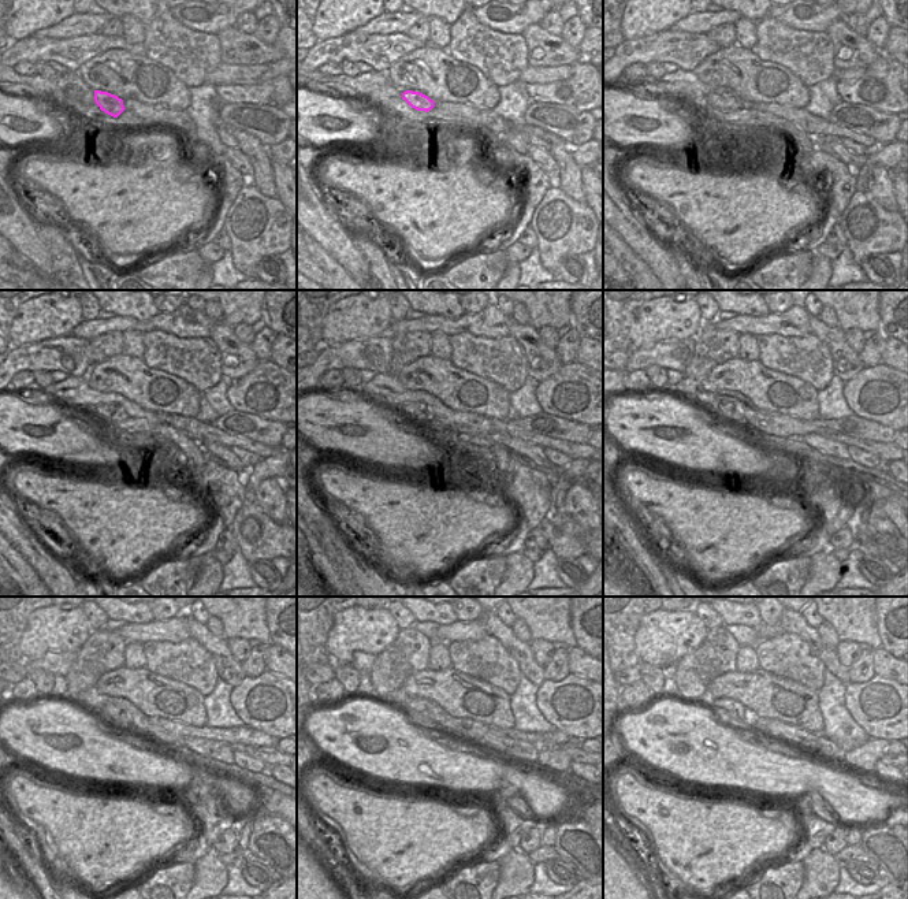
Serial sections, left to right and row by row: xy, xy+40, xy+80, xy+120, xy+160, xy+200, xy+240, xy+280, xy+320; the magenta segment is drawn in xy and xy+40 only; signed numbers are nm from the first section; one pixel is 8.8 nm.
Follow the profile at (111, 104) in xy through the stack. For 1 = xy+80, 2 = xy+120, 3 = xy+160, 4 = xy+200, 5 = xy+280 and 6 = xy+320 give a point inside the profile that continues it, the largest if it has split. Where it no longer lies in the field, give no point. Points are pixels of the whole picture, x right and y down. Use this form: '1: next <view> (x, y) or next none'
1: next xy+80 (728, 103)
2: next xy+120 (110, 413)
3: next xy+160 (419, 412)
4: next xy+200 (728, 411)
5: next xy+280 (420, 708)
6: next xy+320 (728, 706)

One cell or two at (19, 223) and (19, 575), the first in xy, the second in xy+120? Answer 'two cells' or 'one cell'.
two cells

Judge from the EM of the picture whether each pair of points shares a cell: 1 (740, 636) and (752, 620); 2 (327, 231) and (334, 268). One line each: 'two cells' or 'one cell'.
1: two cells
2: two cells

